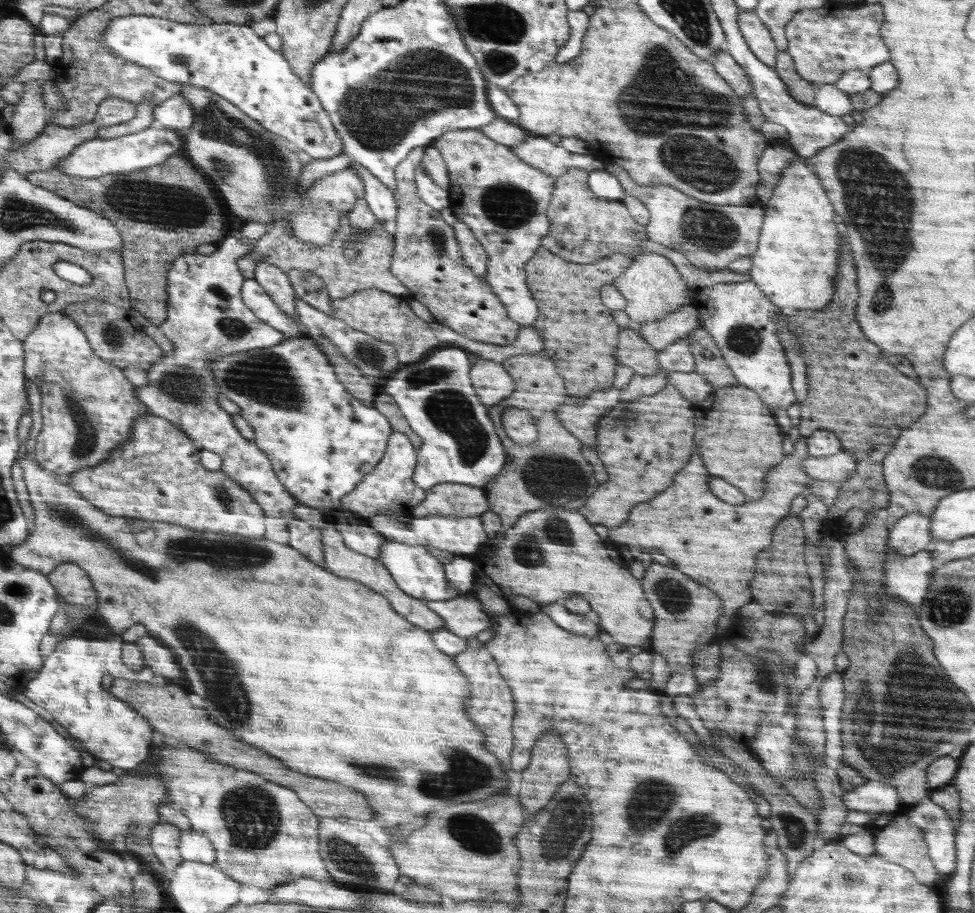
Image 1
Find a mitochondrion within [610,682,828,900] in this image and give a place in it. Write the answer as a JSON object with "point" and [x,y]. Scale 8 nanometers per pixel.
{"point":[652,805]}

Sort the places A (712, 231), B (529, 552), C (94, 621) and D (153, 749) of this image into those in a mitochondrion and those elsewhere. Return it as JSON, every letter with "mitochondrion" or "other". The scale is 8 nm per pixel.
{"A":"mitochondrion","B":"mitochondrion","C":"other","D":"other"}

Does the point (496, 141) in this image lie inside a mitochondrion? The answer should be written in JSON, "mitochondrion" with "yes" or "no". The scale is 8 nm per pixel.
{"mitochondrion":"no"}

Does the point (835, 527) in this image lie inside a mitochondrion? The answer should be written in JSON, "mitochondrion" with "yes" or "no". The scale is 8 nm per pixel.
{"mitochondrion":"no"}

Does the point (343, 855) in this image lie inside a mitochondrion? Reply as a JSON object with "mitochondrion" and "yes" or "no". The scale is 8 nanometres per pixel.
{"mitochondrion":"yes"}

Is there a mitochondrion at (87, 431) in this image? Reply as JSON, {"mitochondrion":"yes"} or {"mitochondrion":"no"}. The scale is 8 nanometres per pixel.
{"mitochondrion":"yes"}

